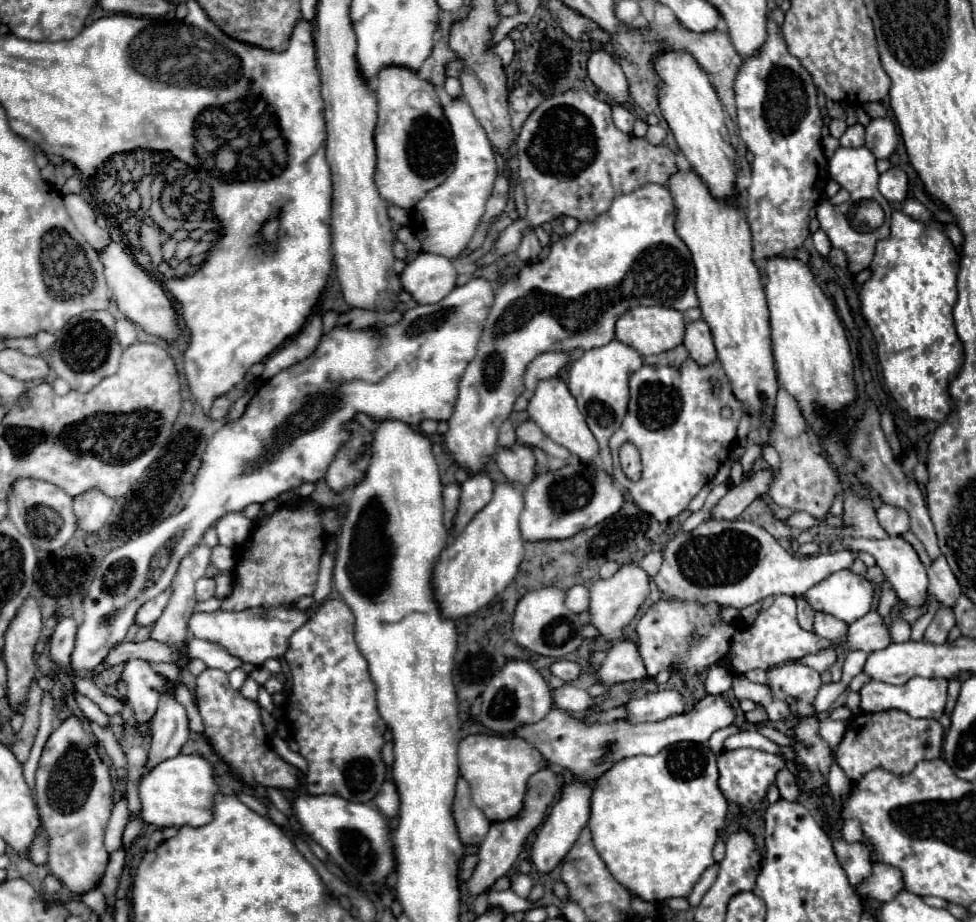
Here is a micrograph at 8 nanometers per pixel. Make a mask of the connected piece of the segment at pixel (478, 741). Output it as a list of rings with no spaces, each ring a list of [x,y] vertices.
[[[473,734],[459,744],[459,772],[471,786],[471,798],[491,822],[517,816],[523,808],[523,796],[529,776],[545,768],[545,758],[527,740],[519,736]]]

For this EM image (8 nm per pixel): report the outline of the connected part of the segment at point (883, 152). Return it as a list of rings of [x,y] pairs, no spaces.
[[[877,118],[871,120],[871,124],[865,128],[867,134],[867,148],[875,154],[875,158],[889,158],[897,148],[897,130],[895,124],[889,118]]]

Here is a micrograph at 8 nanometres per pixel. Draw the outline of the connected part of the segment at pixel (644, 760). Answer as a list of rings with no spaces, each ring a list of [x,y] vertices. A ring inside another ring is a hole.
[[[679,742],[663,748],[655,756],[639,754],[623,758],[597,780],[591,796],[591,818],[587,826],[609,872],[633,896],[647,902],[665,902],[669,898],[689,896],[701,874],[715,864],[713,846],[725,826],[727,816],[727,800],[717,786],[717,778],[719,772],[715,754],[709,750],[709,746],[697,742]]]

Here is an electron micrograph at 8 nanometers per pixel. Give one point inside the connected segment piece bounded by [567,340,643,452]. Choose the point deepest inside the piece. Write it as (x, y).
(599, 380)

